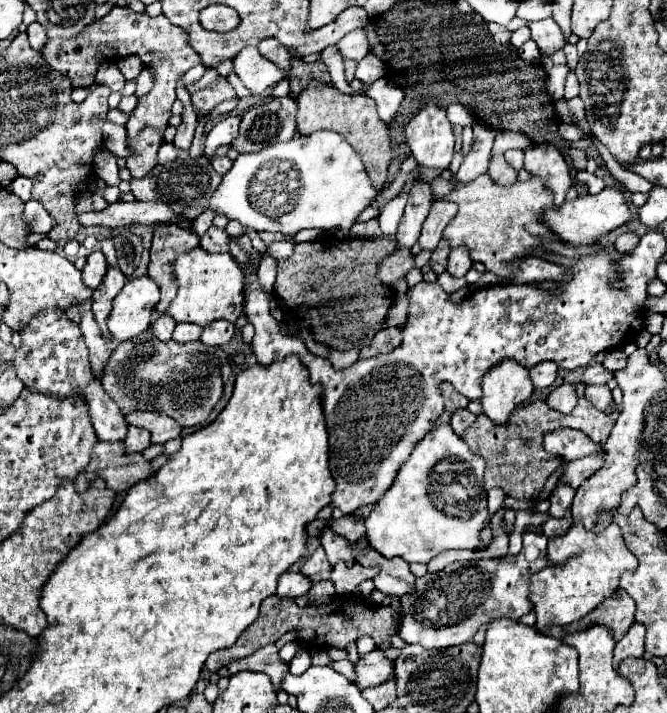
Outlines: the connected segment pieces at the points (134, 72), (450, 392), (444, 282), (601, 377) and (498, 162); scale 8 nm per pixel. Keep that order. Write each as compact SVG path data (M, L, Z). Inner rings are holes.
M126 57L126 59L120 59L118 61L118 67L120 71L124 73L126 79L136 79L140 75L140 71L144 69L142 67L142 61L138 57Z
M444 383L440 389L442 389L442 395L446 397L446 405L448 405L446 411L448 411L448 413L454 413L456 409L468 405L468 399L462 397L462 395L458 395L458 393L454 391L454 387L450 387L450 383Z
M442 273L442 275L438 277L438 283L444 287L444 291L454 293L454 291L458 291L458 289L462 289L462 287L466 285L466 279L464 279L464 277L462 277L462 279L454 279L450 273Z
M596 363L596 365L592 365L592 367L588 367L584 371L582 383L586 383L586 385L600 385L600 383L608 383L612 377L614 377L612 371L604 369L602 363Z
M498 155L498 157L494 157L494 159L490 161L488 173L490 173L490 177L492 177L498 185L514 185L516 179L518 179L518 171L512 169L512 167L506 163L504 155Z

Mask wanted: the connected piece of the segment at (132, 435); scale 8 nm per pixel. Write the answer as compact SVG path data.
M128 427L128 437L124 443L126 443L126 453L140 453L150 447L150 433L146 429Z

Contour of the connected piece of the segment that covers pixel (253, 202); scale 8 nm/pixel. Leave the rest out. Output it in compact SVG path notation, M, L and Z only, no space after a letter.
M318 131L312 135L296 135L286 143L276 143L256 153L240 153L234 167L222 177L220 187L212 195L210 209L228 219L238 219L242 225L250 225L256 231L290 235L302 229L350 229L376 197L378 191L370 183L366 167L354 147L334 131Z

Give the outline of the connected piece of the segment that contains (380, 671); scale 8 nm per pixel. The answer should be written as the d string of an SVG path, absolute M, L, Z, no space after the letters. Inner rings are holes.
M372 651L366 657L360 657L356 667L356 685L360 689L374 687L386 683L386 679L394 677L394 661L388 659L382 651Z

